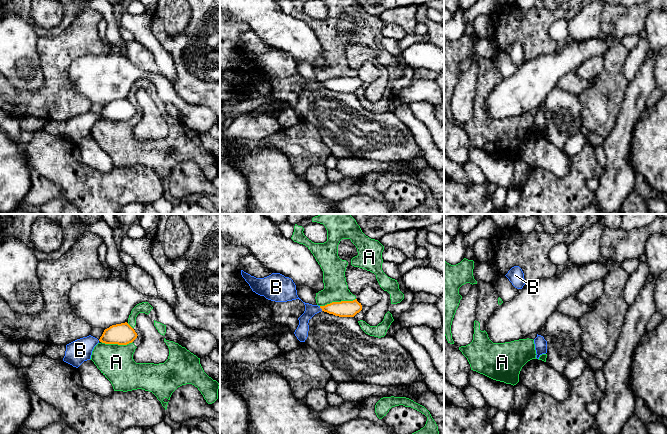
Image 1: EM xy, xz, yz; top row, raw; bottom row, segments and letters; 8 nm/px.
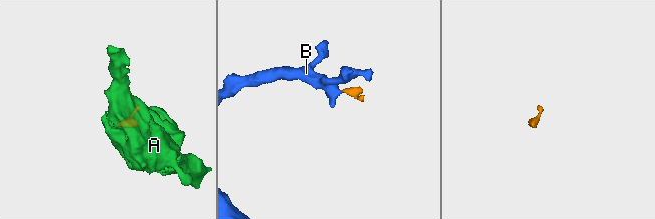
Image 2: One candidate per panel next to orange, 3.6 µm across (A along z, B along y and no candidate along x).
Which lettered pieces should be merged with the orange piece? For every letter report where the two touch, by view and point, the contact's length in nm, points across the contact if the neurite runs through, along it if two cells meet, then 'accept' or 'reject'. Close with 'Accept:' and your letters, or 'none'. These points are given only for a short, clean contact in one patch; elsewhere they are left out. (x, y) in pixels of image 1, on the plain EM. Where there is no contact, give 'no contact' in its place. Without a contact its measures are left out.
A: meets orange in xz at (337, 78); contact 300 nm long; reject
B: meets orange in xz at (320, 83); contact 50 nm long; runs through xz (344, 84), (320, 83), (304, 95), (302, 106); accept
Accept: B

